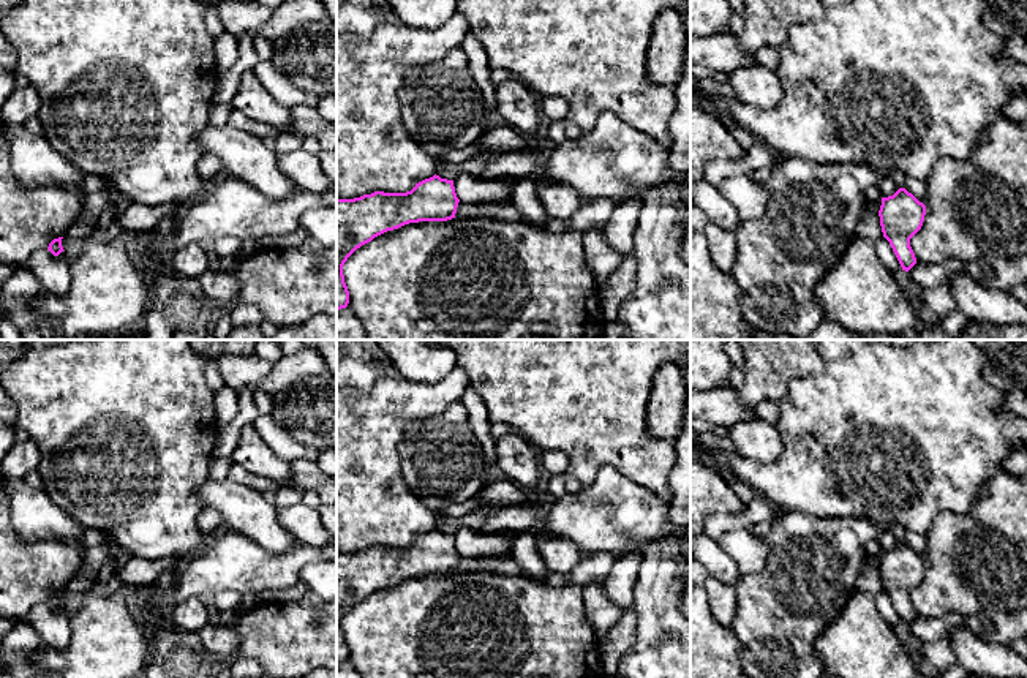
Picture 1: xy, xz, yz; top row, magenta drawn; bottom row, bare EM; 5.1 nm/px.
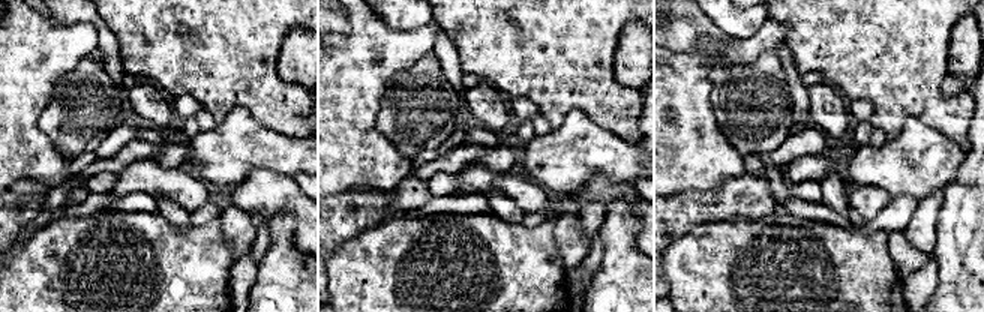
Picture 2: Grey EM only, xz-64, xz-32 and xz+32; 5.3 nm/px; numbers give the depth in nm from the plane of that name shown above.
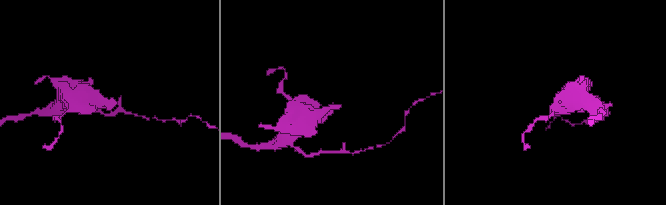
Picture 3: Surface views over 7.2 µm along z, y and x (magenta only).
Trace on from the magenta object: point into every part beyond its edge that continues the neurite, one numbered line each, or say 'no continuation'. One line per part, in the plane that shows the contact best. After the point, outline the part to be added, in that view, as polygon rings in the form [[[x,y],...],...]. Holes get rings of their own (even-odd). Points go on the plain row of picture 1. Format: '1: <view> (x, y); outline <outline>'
no continuation

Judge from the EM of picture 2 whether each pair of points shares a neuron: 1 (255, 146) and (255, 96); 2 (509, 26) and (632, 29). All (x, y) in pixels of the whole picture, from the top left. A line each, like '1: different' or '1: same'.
1: different
2: different

